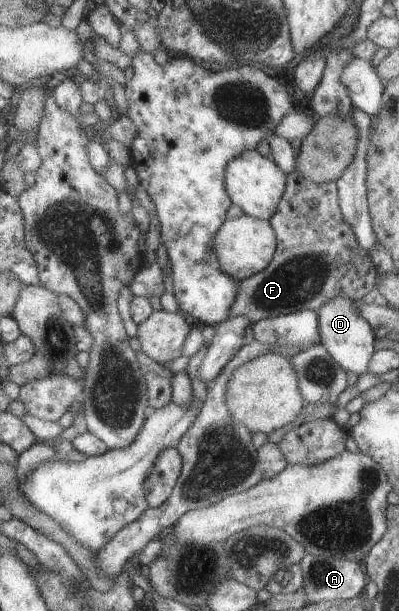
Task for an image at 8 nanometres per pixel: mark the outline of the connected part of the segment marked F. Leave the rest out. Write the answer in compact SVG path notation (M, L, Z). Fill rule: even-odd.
M296 171L289 172L285 175L285 187L275 213L268 221L275 232L274 254L264 270L240 281L228 317L246 317L255 323L260 319L302 309L318 310L323 302L338 295L356 301L374 292L377 270L370 260L369 252L358 244L352 228L341 215L335 182L316 184L302 178Z

